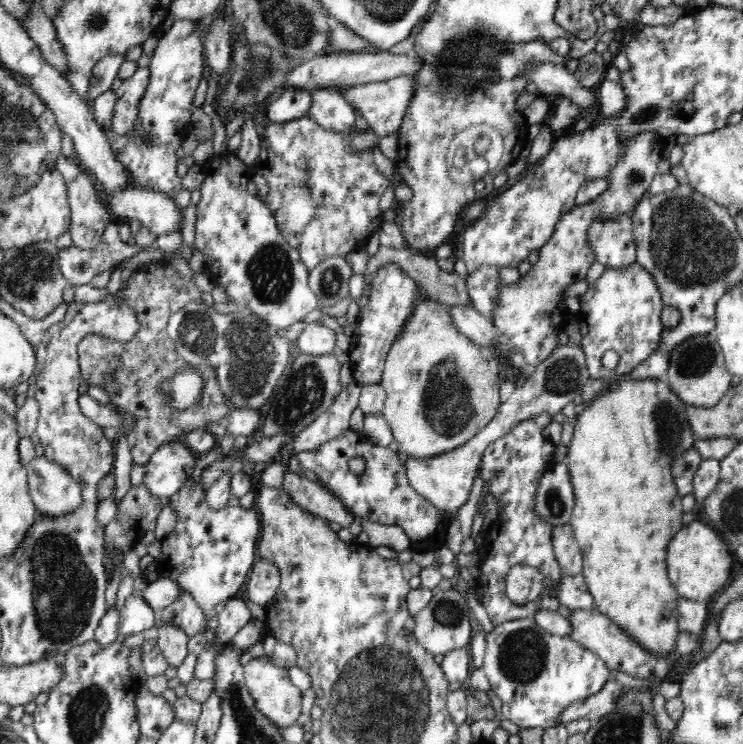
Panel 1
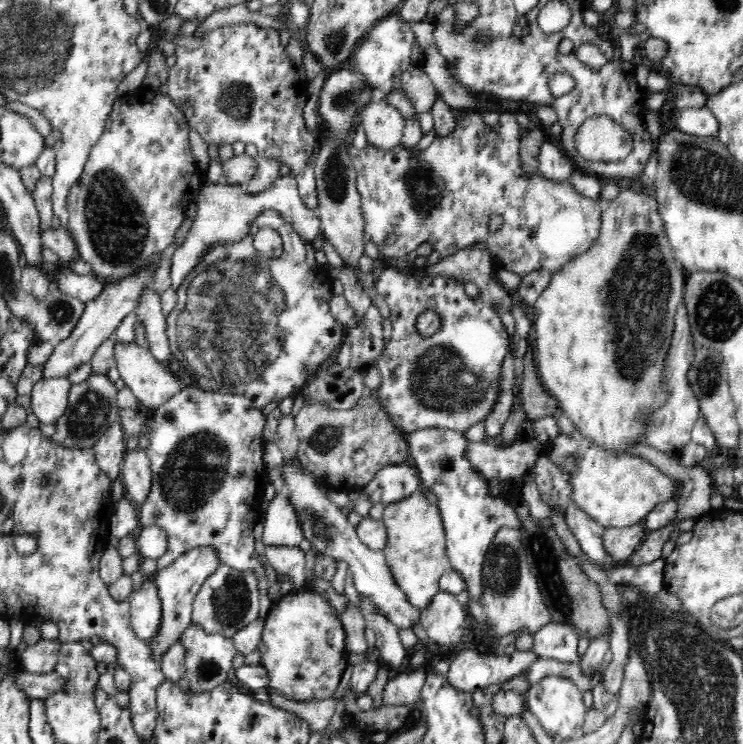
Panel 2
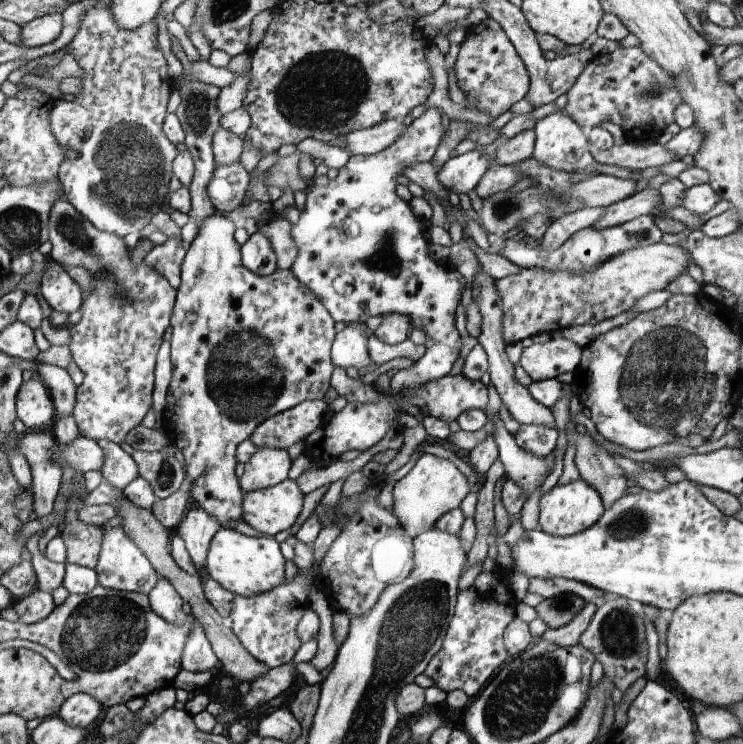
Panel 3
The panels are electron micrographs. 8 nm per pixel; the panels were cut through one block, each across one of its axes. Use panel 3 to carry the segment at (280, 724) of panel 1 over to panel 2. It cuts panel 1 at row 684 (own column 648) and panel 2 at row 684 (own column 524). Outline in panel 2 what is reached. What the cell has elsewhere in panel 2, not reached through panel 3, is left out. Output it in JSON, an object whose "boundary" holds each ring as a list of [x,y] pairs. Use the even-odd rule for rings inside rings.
{"boundary":[[[300,587],[274,602],[265,618],[264,630],[258,649],[261,665],[267,670],[269,686],[279,691],[286,699],[294,701],[318,701],[333,698],[340,678],[349,664],[349,652],[345,643],[342,621],[334,607],[324,599],[316,588]]]}

